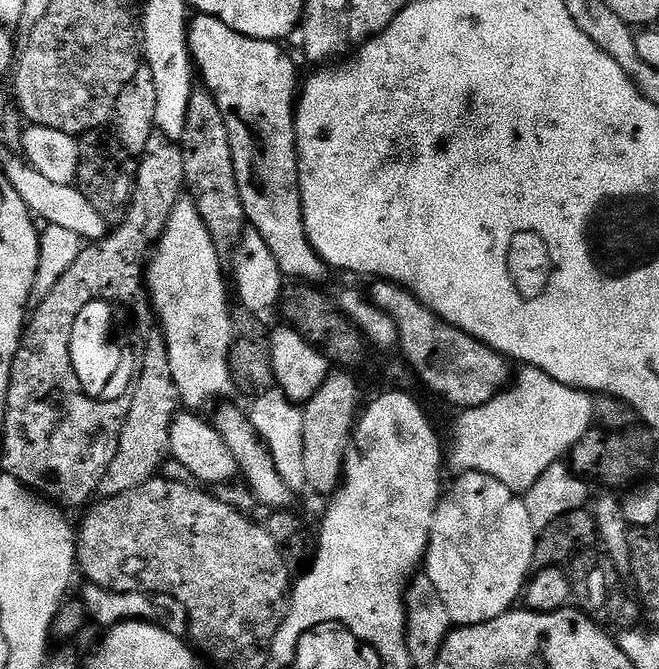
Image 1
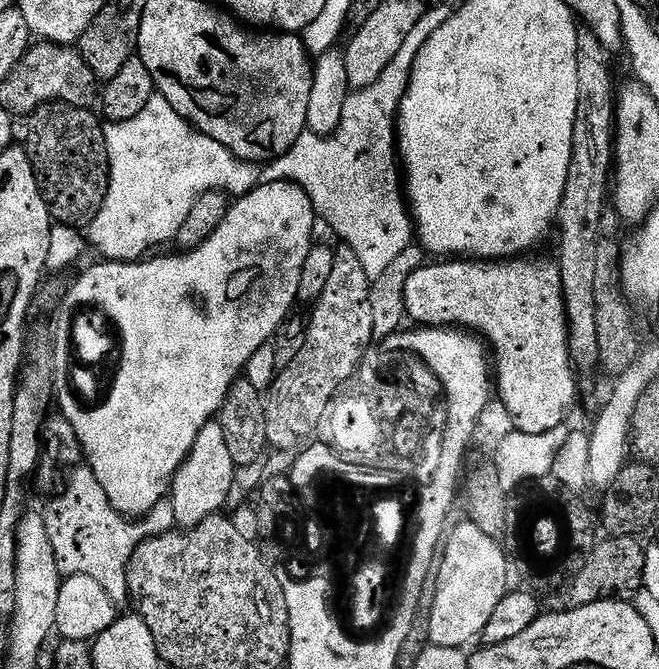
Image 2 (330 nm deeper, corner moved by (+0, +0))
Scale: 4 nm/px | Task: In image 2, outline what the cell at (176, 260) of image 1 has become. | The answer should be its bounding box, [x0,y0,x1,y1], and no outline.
[170,422,238,529]

